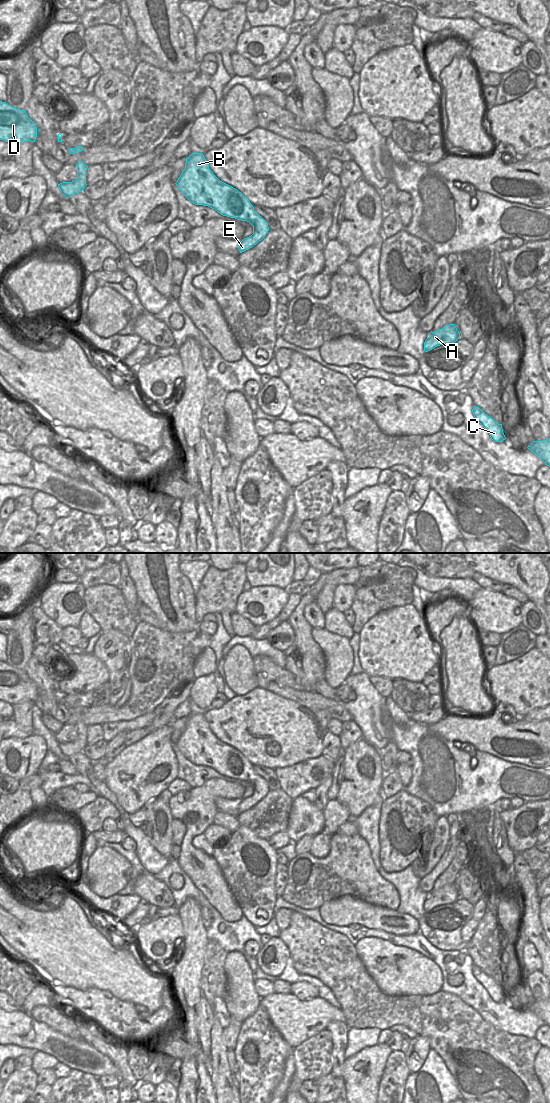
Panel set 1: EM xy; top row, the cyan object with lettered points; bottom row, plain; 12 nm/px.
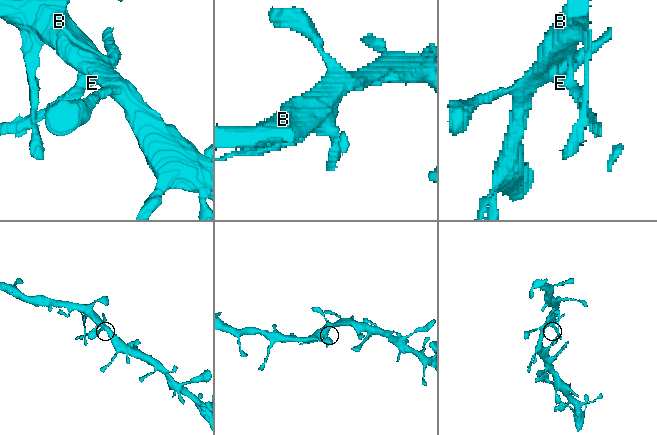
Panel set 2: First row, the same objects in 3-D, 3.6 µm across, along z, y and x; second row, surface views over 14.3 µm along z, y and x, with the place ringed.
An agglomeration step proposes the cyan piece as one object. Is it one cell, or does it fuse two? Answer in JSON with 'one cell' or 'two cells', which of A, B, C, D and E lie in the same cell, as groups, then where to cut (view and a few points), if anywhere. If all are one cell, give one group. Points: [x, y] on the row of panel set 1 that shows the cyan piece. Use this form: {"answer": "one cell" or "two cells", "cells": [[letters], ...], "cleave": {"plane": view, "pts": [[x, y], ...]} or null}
{"answer": "one cell", "cells": [["A", "B", "C", "D", "E"]], "cleave": null}

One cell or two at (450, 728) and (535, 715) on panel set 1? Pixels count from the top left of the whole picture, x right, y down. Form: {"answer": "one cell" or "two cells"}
{"answer": "two cells"}

